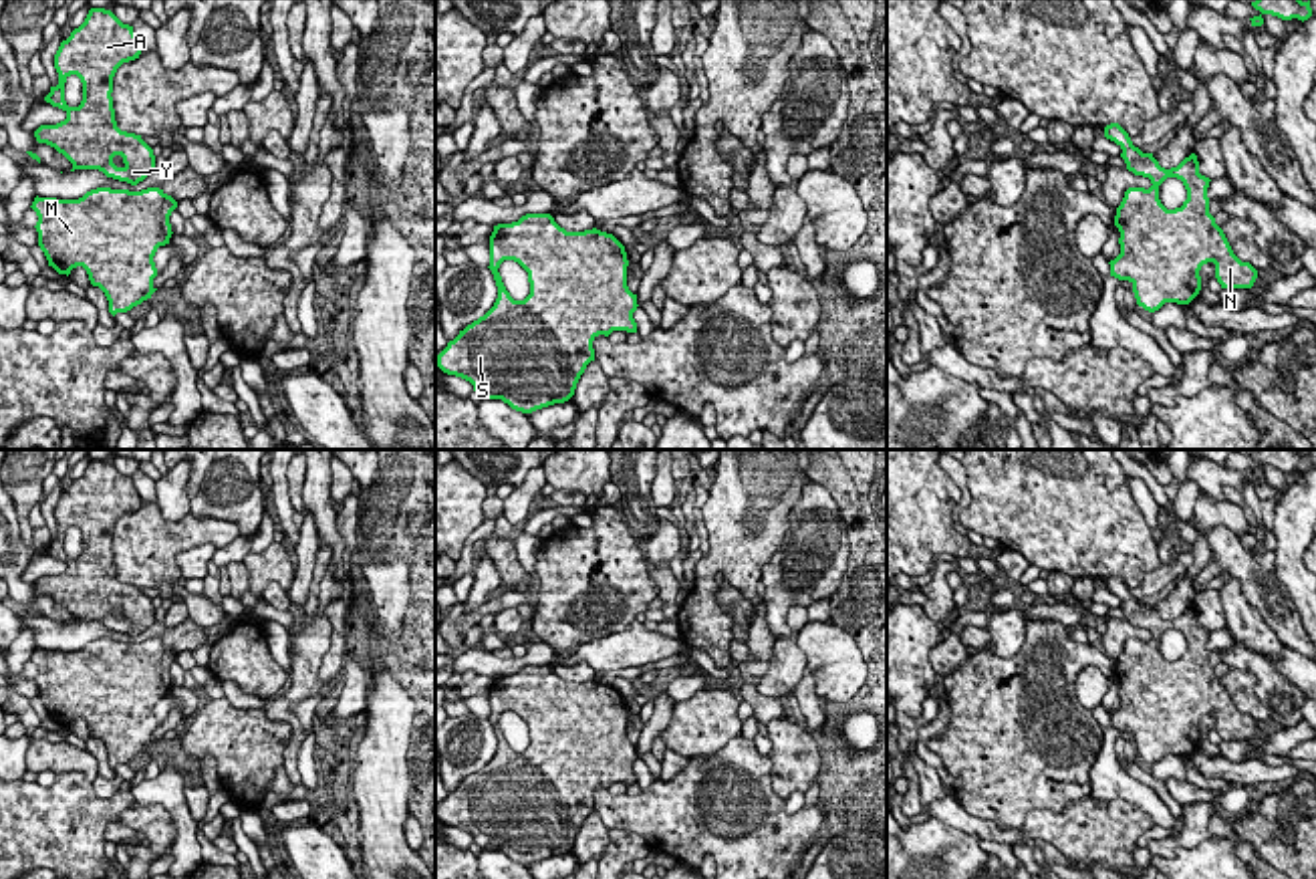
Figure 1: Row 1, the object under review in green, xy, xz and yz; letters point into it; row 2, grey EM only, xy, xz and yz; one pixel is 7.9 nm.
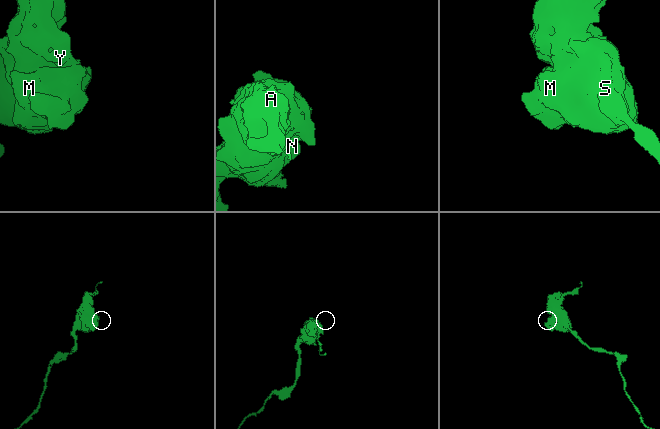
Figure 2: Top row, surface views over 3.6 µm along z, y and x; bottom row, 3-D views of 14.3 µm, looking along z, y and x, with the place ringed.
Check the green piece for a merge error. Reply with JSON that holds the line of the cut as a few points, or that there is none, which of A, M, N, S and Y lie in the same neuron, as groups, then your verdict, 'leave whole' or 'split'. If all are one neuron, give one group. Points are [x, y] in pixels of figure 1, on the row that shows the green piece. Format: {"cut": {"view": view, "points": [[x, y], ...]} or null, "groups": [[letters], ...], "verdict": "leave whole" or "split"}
{"cut": null, "groups": [["A", "M", "N", "S", "Y"]], "verdict": "leave whole"}

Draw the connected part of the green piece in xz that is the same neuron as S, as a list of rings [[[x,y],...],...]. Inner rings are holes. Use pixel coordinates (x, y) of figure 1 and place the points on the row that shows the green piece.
[[[526,214],[518,222],[494,226],[488,268],[498,298],[447,343],[435,365],[470,381],[480,397],[502,399],[522,413],[568,401],[586,365],[595,361],[593,341],[613,331],[637,333],[633,312],[639,304],[627,286],[627,266],[625,246],[613,234],[597,228],[566,232],[550,214]],[[504,260],[528,272],[530,294],[524,300],[514,300],[506,290],[498,272]]]

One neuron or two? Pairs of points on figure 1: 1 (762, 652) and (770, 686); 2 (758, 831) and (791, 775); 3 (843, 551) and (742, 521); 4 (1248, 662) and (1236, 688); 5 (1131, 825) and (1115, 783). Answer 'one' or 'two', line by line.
1: two
2: two
3: two
4: two
5: two

